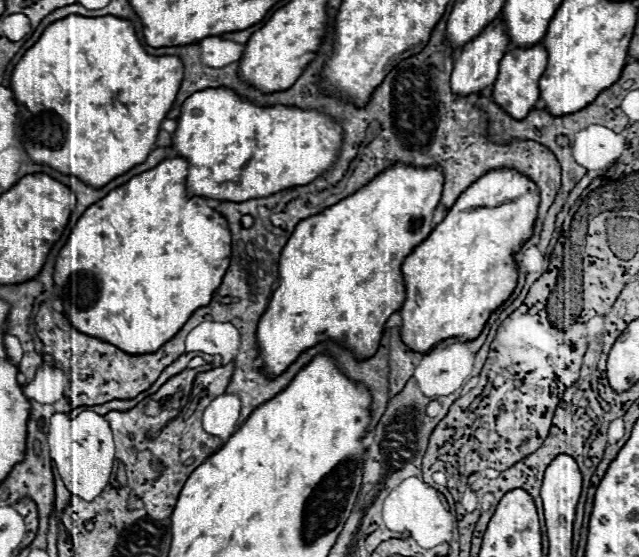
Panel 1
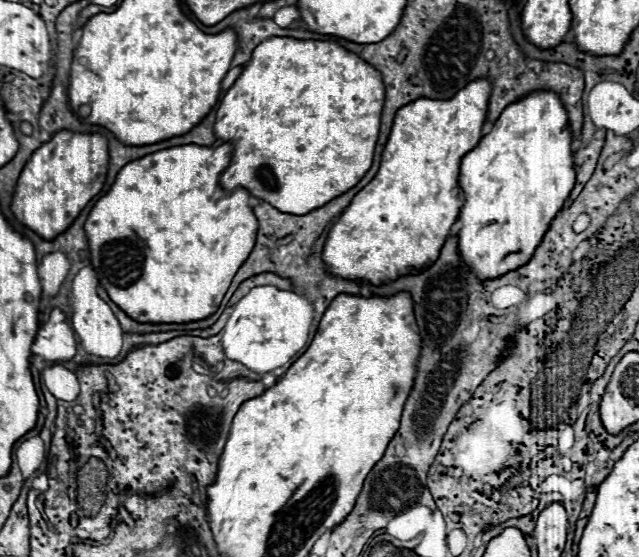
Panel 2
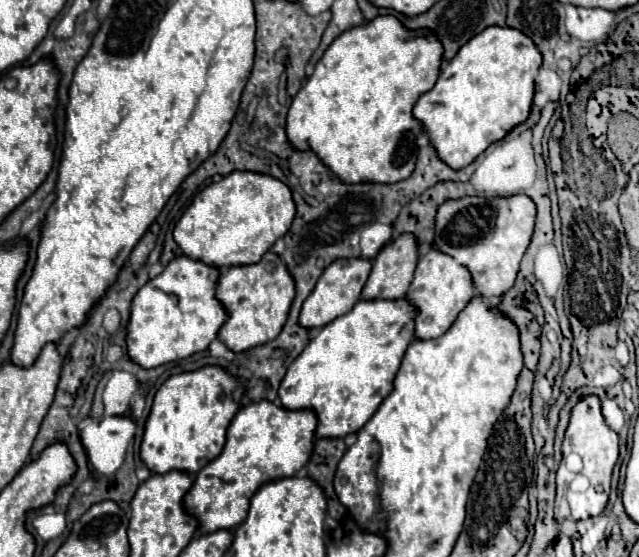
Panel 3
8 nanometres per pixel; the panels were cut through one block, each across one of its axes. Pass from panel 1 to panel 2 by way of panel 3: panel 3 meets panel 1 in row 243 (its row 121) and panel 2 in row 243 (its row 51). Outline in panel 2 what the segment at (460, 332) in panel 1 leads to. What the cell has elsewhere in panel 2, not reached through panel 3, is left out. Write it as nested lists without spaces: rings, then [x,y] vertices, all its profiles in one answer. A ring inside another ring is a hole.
[[[536,90],[506,106],[494,122],[494,128],[462,158],[460,188],[466,200],[460,210],[464,226],[458,232],[458,250],[464,262],[470,262],[470,270],[474,270],[478,278],[496,278],[516,270],[522,262],[528,262],[530,254],[534,254],[538,242],[546,234],[554,214],[558,214],[564,206],[574,182],[572,130],[560,94],[552,90]]]

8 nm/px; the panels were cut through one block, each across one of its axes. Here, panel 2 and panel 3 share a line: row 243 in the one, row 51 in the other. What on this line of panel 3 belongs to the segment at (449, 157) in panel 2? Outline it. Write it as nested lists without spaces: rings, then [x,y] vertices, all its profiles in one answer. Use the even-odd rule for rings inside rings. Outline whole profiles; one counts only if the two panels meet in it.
[[[392,14],[376,16],[370,22],[346,30],[330,44],[316,64],[314,74],[290,104],[286,120],[290,144],[294,144],[294,148],[314,150],[342,182],[392,184],[408,178],[418,160],[416,140],[424,132],[424,126],[414,118],[412,108],[416,100],[436,84],[442,56],[444,48],[432,30],[410,30]]]

